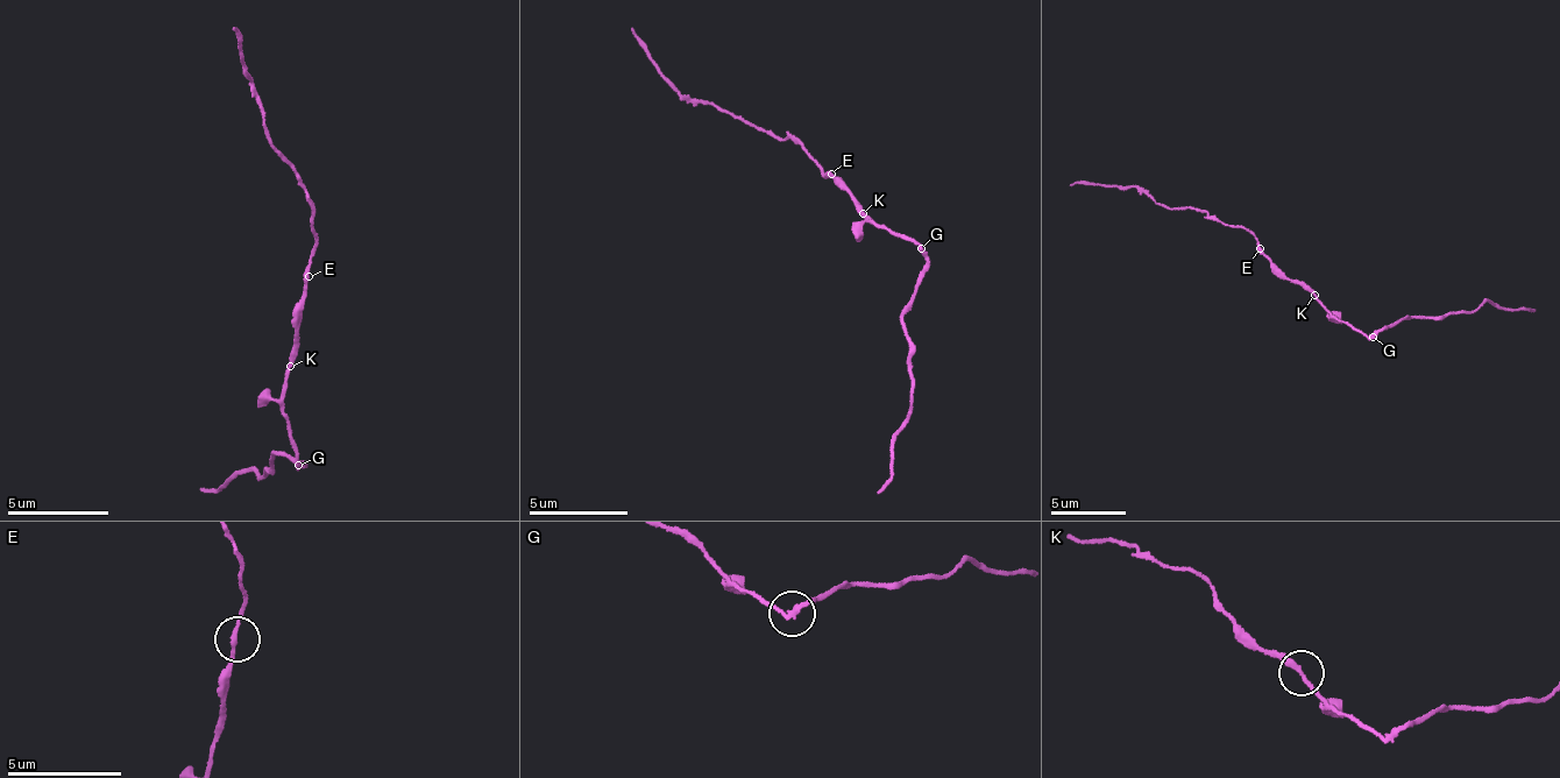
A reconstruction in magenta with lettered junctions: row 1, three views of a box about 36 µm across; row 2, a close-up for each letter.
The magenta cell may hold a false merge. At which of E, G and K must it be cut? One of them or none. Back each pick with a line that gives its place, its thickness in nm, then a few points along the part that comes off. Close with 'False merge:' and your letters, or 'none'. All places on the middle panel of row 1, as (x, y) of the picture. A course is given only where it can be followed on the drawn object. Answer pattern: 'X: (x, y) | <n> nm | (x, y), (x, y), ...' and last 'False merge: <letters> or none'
G: (921, 248) | 190 nm | (920, 248), (923, 278), (903, 320), (914, 388), (905, 424), (893, 438), (893, 476), (876, 492)
False merge: G

